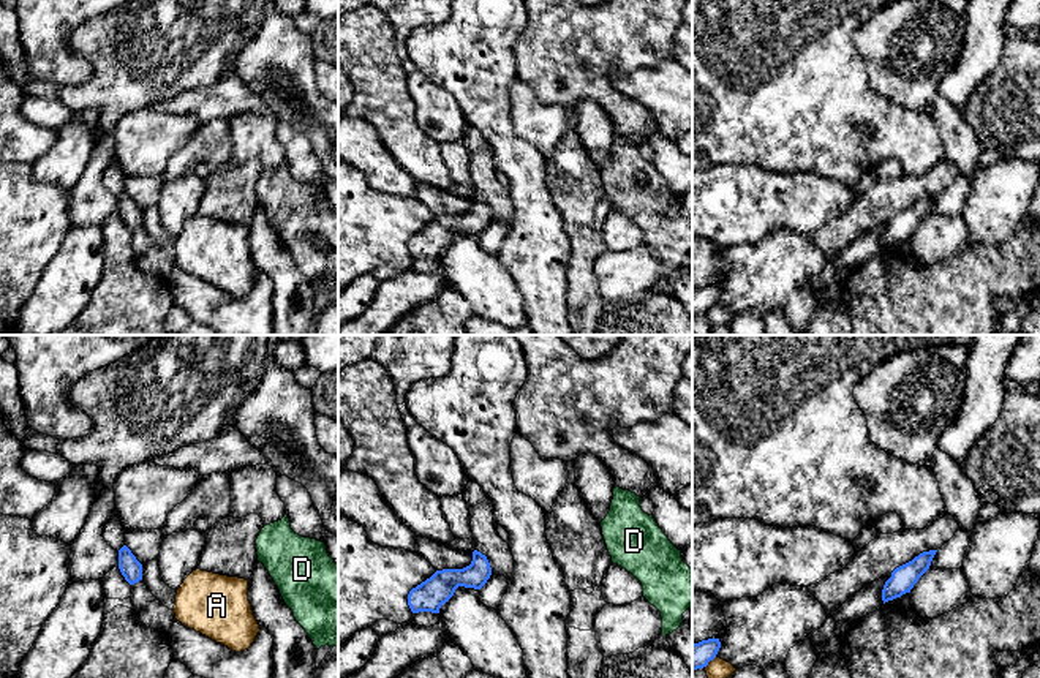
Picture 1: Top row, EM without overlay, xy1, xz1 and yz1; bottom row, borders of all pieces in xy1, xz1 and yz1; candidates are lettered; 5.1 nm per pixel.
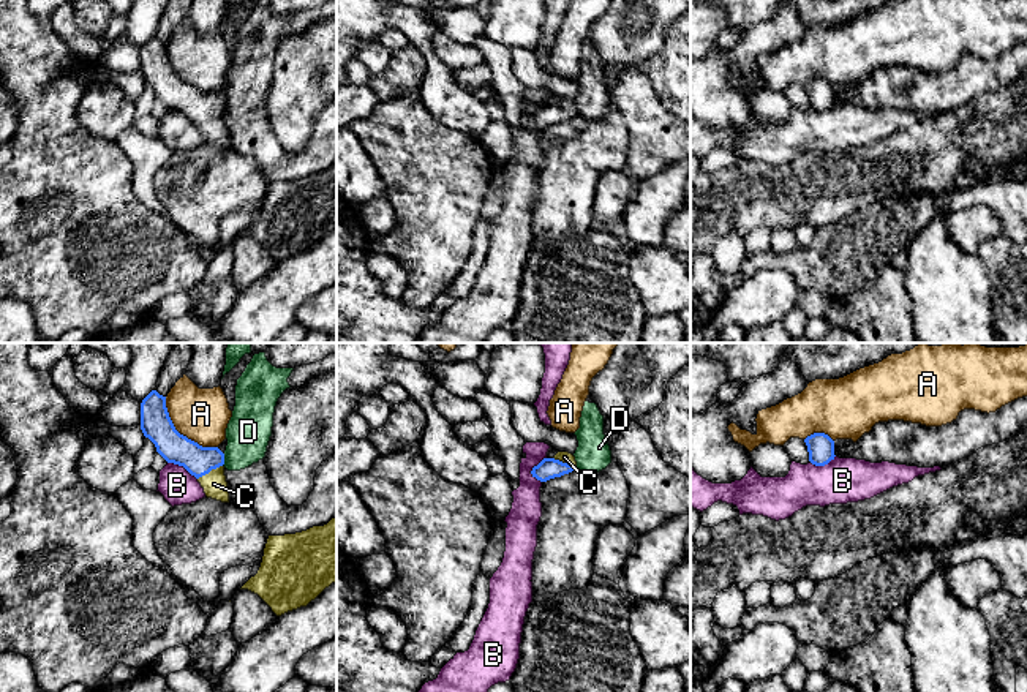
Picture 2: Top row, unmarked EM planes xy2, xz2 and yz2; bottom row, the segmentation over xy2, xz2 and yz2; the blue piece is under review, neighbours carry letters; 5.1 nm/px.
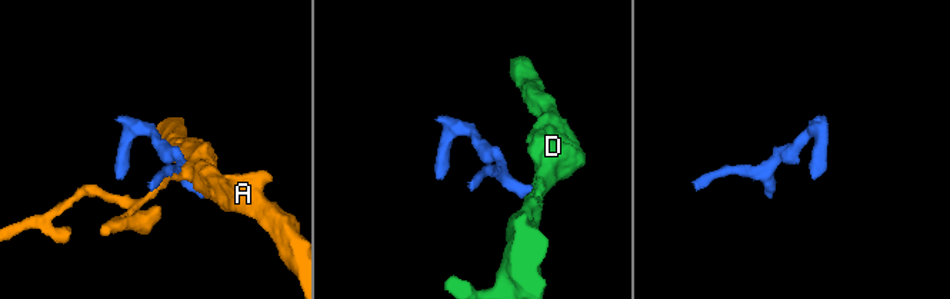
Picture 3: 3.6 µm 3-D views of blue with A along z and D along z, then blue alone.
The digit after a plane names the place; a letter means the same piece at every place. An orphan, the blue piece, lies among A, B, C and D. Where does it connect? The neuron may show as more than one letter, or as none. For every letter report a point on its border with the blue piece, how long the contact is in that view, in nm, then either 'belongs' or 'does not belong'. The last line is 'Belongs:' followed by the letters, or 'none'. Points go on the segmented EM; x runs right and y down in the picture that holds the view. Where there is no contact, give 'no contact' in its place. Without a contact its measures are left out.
A: xy2 (179, 433) | 380 nm | does not belong
B: xz2 (533, 470) | 140 nm | does not belong
C: xy2 (209, 471) | 150 nm | belongs
D: xy2 (223, 460) | 70 nm | does not belong
Belongs: C

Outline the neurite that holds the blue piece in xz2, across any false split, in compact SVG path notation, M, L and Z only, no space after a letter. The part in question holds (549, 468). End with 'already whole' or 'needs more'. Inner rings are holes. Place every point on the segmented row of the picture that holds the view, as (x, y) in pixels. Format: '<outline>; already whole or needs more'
M558 452L553 458L544 458L532 468L531 474L540 482L561 477L577 469L575 457L569 452Z; needs more

